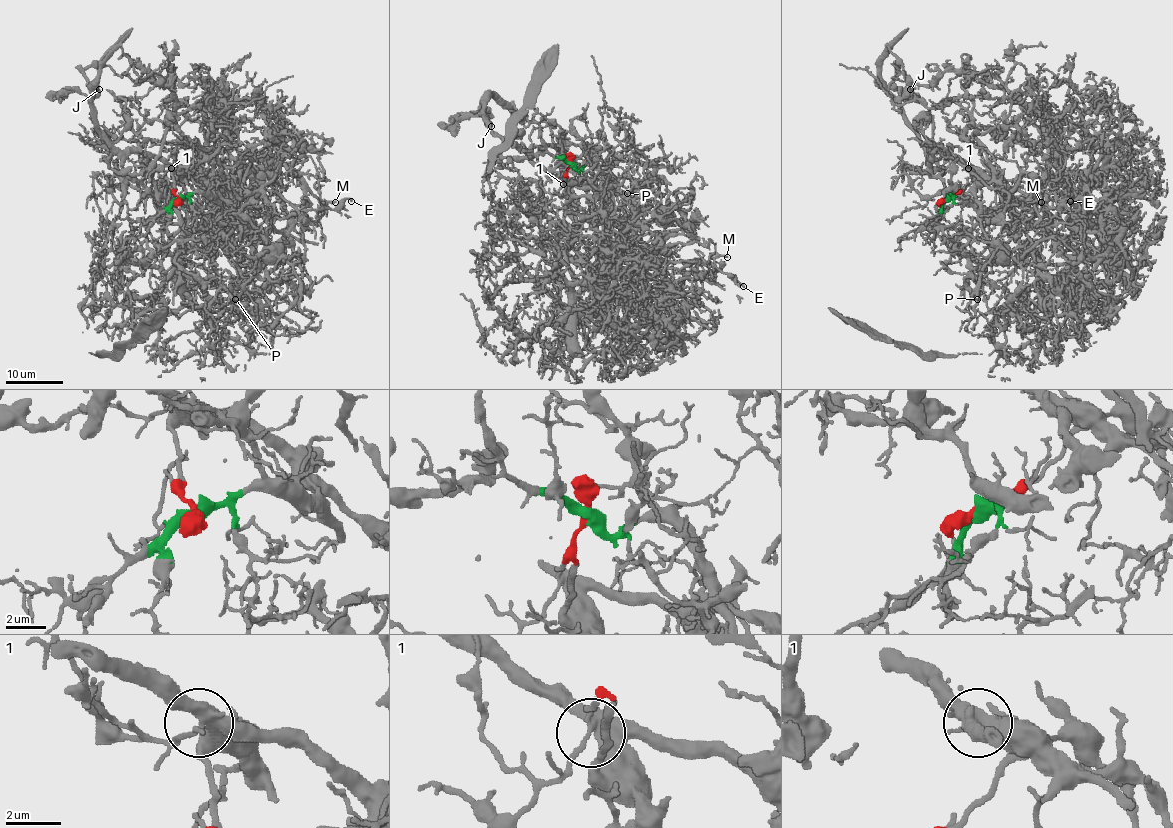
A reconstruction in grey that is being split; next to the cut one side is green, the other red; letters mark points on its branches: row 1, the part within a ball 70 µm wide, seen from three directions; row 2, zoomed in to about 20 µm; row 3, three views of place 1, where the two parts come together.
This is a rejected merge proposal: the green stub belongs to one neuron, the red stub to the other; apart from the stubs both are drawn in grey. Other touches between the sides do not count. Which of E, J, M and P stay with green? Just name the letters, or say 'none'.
P

